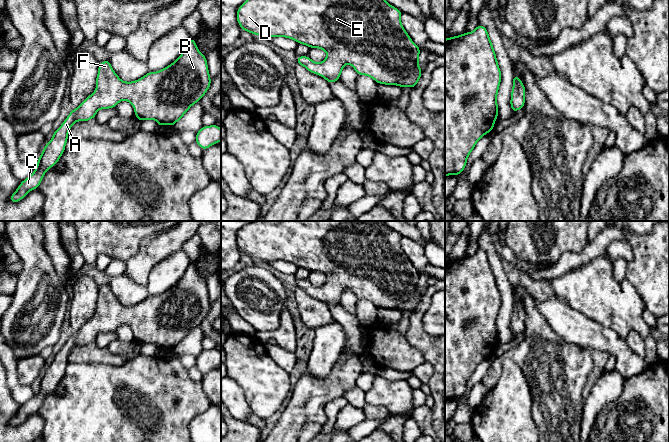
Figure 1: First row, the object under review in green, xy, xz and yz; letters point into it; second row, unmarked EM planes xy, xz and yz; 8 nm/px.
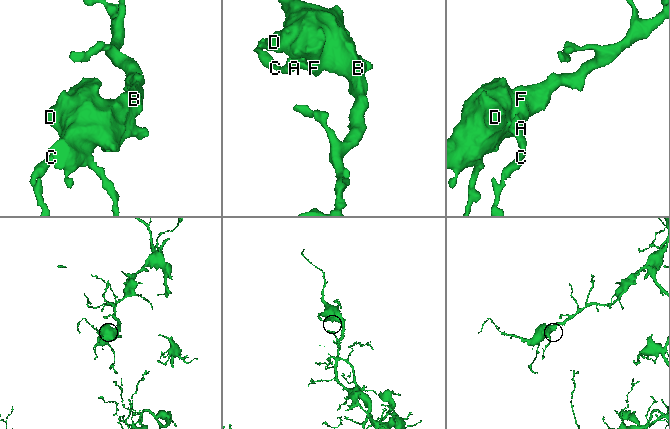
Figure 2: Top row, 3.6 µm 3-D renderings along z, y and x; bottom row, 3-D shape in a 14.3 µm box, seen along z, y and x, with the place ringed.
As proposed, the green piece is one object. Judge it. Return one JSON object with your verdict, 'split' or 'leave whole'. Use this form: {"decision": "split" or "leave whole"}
{"decision": "leave whole"}

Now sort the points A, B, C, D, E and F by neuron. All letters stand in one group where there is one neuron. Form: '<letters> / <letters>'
A B C D E F

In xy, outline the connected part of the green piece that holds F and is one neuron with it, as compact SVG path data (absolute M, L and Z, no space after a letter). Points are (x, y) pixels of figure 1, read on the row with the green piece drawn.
M191 38L182 54L170 65L157 72L148 72L142 78L132 81L122 81L114 72L109 60L99 63L96 78L96 90L88 96L77 109L72 109L62 125L54 131L52 139L45 145L37 161L35 171L20 183L17 190L11 195L10 201L16 203L22 200L29 191L38 189L45 172L59 161L65 151L68 132L78 121L89 121L95 118L99 109L115 108L120 101L130 102L139 120L152 119L163 125L174 126L189 108L199 102L211 84L206 56L201 54L194 38Z

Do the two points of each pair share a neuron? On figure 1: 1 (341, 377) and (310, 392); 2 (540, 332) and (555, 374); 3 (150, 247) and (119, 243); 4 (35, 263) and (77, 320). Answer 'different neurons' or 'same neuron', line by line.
1: same neuron
2: same neuron
3: different neurons
4: different neurons

